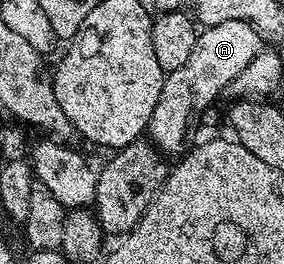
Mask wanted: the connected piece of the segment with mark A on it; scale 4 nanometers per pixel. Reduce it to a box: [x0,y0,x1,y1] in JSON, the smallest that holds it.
[148,19,260,157]

